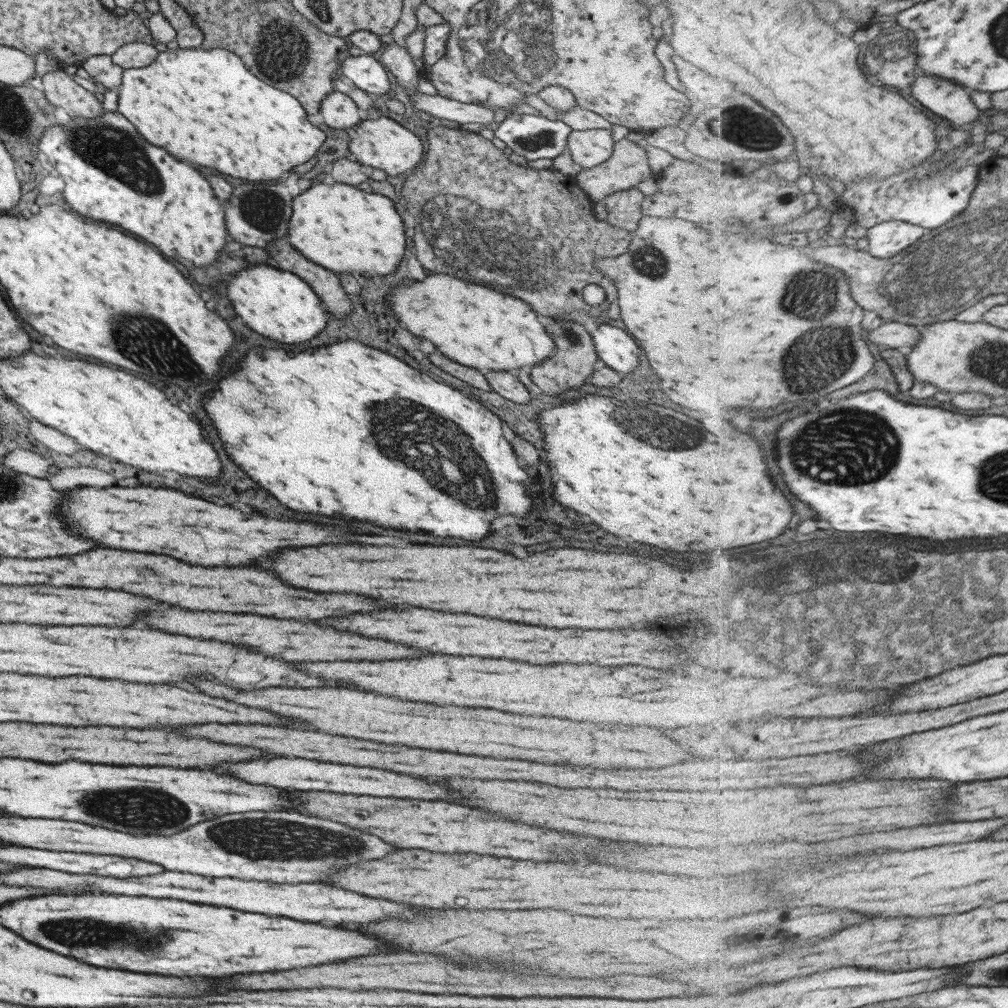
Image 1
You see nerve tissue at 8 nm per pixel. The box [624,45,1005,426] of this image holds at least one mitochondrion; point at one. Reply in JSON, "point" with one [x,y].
{"point":[933,283]}

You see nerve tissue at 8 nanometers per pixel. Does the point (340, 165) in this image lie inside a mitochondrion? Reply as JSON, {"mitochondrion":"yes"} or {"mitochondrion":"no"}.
{"mitochondrion":"no"}

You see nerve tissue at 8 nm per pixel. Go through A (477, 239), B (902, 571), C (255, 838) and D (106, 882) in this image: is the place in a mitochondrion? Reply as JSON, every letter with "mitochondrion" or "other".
{"A":"mitochondrion","B":"mitochondrion","C":"mitochondrion","D":"other"}

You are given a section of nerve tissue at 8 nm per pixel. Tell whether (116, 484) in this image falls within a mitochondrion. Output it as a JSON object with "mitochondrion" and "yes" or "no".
{"mitochondrion":"no"}

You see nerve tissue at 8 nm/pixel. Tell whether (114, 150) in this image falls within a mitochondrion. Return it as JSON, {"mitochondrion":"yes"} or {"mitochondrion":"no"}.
{"mitochondrion":"yes"}

